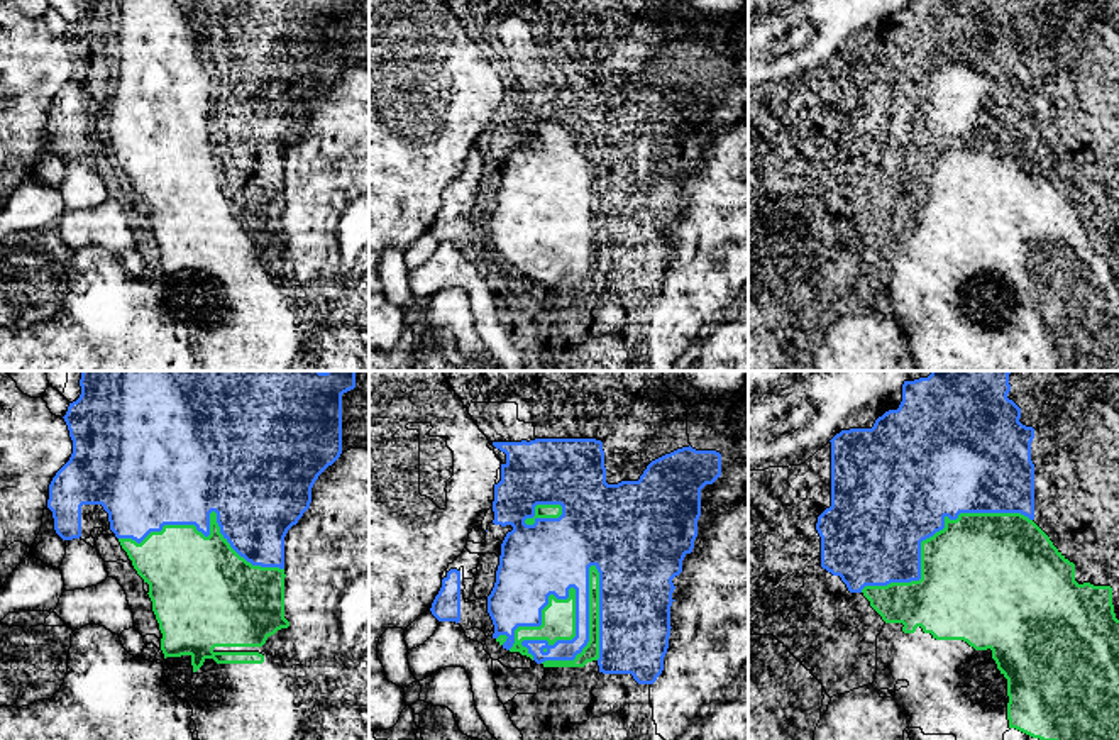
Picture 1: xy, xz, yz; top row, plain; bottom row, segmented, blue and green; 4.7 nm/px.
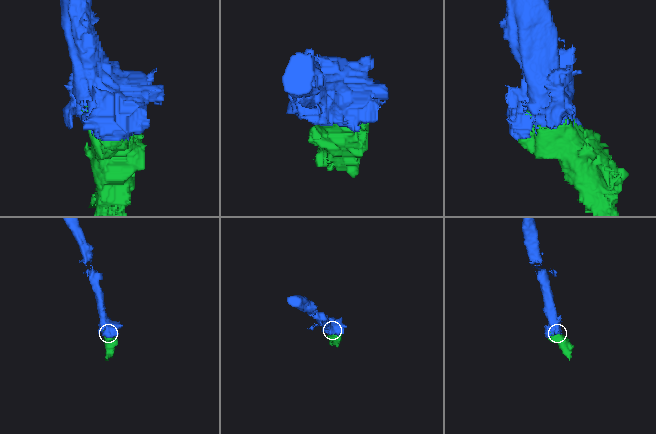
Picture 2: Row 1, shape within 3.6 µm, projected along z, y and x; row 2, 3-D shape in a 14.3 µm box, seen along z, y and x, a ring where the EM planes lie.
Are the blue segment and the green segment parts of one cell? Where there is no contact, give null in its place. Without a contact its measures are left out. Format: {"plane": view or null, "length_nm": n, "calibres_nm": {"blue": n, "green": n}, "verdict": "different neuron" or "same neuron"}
{"plane": "xz", "length_nm": 440, "calibres_nm": {"blue": 320, "green": 160}, "verdict": "same neuron"}

